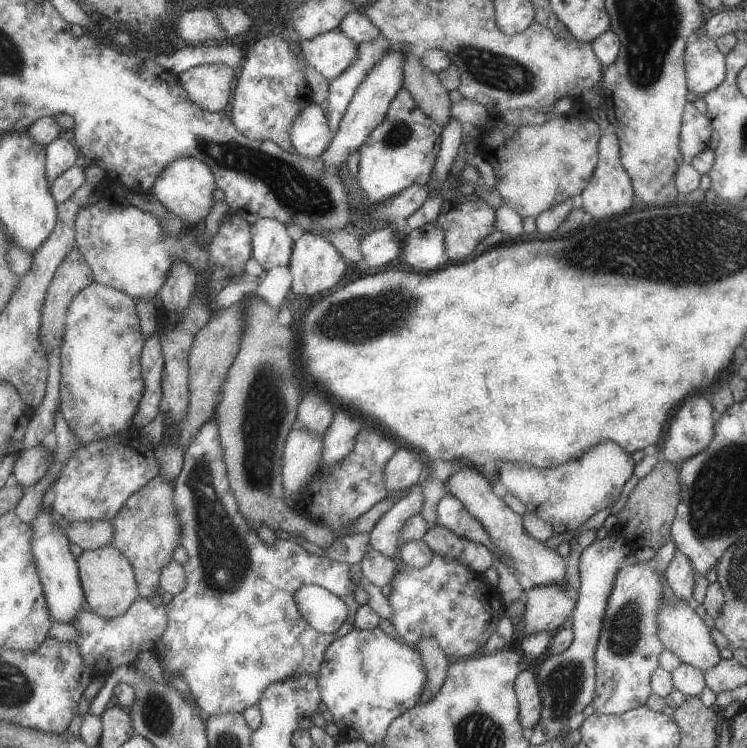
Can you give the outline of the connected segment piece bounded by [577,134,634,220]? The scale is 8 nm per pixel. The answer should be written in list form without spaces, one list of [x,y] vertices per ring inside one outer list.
[[[615,134],[600,135],[597,140],[597,152],[595,170],[577,200],[578,207],[589,214],[592,220],[593,218],[597,218],[597,220],[607,218],[609,214],[621,214],[621,212],[629,210],[631,198],[634,195],[631,180],[619,160],[619,142]]]

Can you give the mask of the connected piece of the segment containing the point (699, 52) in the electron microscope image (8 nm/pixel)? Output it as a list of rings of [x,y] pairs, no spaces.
[[[702,31],[696,33],[687,43],[683,54],[683,68],[685,68],[687,91],[693,92],[698,98],[713,91],[725,79],[724,55],[715,47],[714,39]]]

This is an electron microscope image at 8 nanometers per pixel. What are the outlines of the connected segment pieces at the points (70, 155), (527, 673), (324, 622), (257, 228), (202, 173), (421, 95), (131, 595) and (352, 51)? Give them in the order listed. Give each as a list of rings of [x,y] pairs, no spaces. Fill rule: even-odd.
[[[57,138],[47,146],[47,178],[50,181],[59,178],[76,166],[80,158],[80,151],[65,138]]]
[[[530,669],[521,670],[514,681],[514,692],[519,710],[519,723],[526,732],[539,722],[542,704],[537,682]]]
[[[303,586],[295,592],[295,600],[302,615],[318,631],[338,632],[349,621],[346,602],[323,586]]]
[[[261,218],[254,222],[254,259],[264,272],[277,266],[290,266],[295,241],[287,232],[287,225],[276,219]]]
[[[179,158],[171,162],[159,176],[153,186],[152,193],[166,207],[169,208],[181,220],[187,222],[196,229],[202,228],[205,218],[209,216],[213,204],[215,204],[215,190],[218,182],[213,170],[199,161],[197,158]]]
[[[404,46],[405,64],[403,64],[402,88],[410,92],[415,106],[431,118],[441,128],[447,126],[450,120],[450,107],[448,91],[441,86],[435,73],[429,72],[419,64],[419,59]]]
[[[114,544],[98,550],[83,550],[78,562],[88,607],[98,616],[107,619],[123,616],[141,598],[134,566]]]
[[[340,29],[302,40],[301,47],[307,62],[330,81],[347,72],[359,56],[358,44]]]

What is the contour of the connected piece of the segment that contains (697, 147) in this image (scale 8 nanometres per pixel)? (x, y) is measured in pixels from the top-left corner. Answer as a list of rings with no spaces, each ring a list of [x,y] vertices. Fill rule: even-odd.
[[[687,102],[679,126],[679,154],[683,161],[708,149],[712,127],[709,116],[701,114],[692,103]]]

